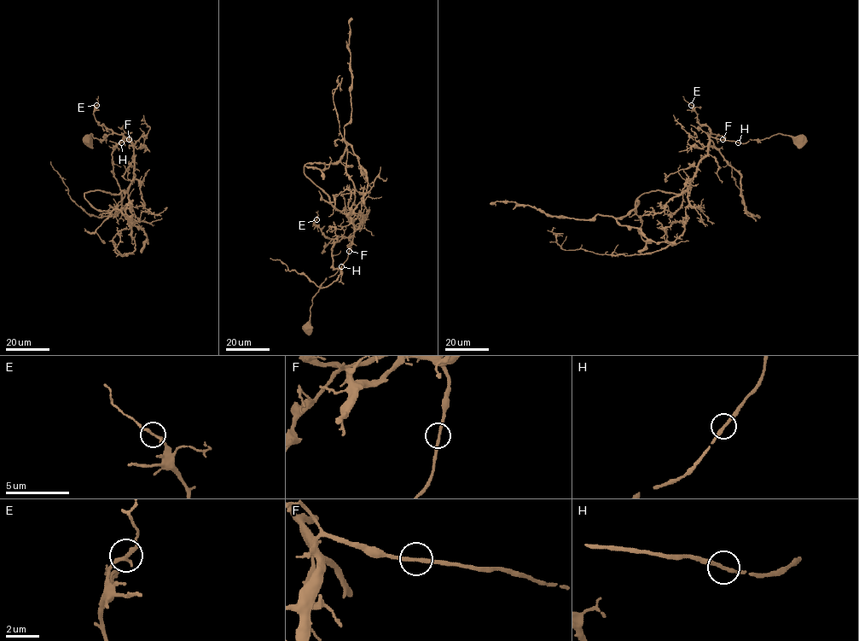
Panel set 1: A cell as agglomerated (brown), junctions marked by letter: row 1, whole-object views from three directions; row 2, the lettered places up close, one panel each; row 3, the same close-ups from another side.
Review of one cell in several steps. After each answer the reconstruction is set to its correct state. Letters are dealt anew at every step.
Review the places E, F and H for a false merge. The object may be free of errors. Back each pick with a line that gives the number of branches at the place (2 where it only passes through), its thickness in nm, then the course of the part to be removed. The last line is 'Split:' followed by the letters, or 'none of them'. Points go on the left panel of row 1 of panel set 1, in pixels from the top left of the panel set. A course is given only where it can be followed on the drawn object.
Split: none of them

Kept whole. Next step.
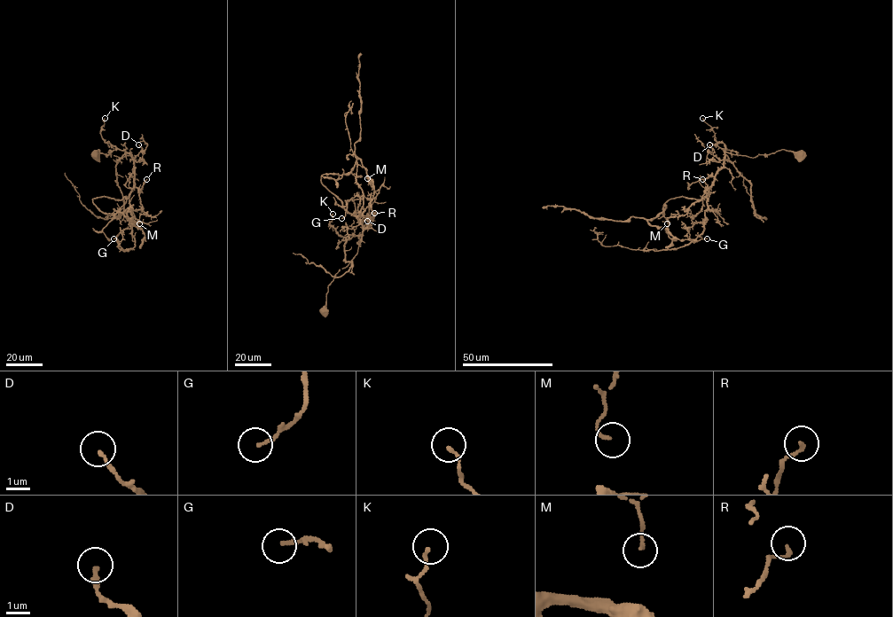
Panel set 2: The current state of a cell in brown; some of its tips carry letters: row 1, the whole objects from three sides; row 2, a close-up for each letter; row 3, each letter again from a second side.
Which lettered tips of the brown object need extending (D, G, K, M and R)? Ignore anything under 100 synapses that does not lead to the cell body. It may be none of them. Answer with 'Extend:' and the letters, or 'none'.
Extend: none

